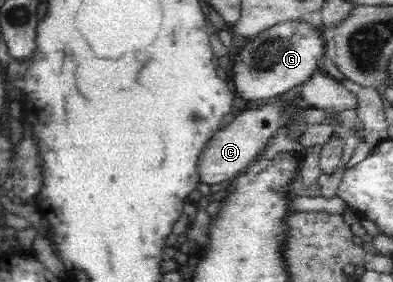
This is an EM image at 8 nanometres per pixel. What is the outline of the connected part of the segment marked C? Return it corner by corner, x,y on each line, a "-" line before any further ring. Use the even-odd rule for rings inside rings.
267,102
258,109
243,110
243,114
235,117
228,125
223,125
217,134
210,138
210,141
202,148
198,158
197,170
200,182
203,184
219,184
233,178
245,170
268,145
268,142
276,134
280,126
286,121
287,110
295,106
293,102

